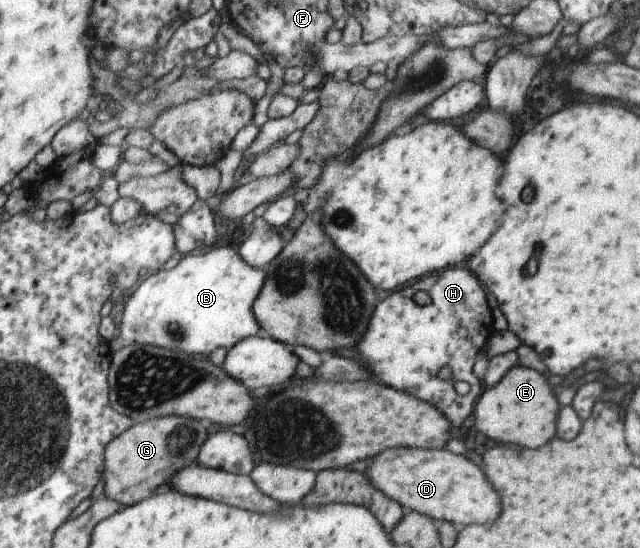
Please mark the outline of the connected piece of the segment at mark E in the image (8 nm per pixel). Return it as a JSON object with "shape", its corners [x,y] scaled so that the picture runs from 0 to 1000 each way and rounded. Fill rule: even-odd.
{"shape":[[[816,666],[800,670],[775,704],[759,708],[750,721],[734,774],[775,807],[809,810],[819,818],[841,818],[853,810],[869,788],[877,743],[858,699],[856,684],[838,673]]]}

